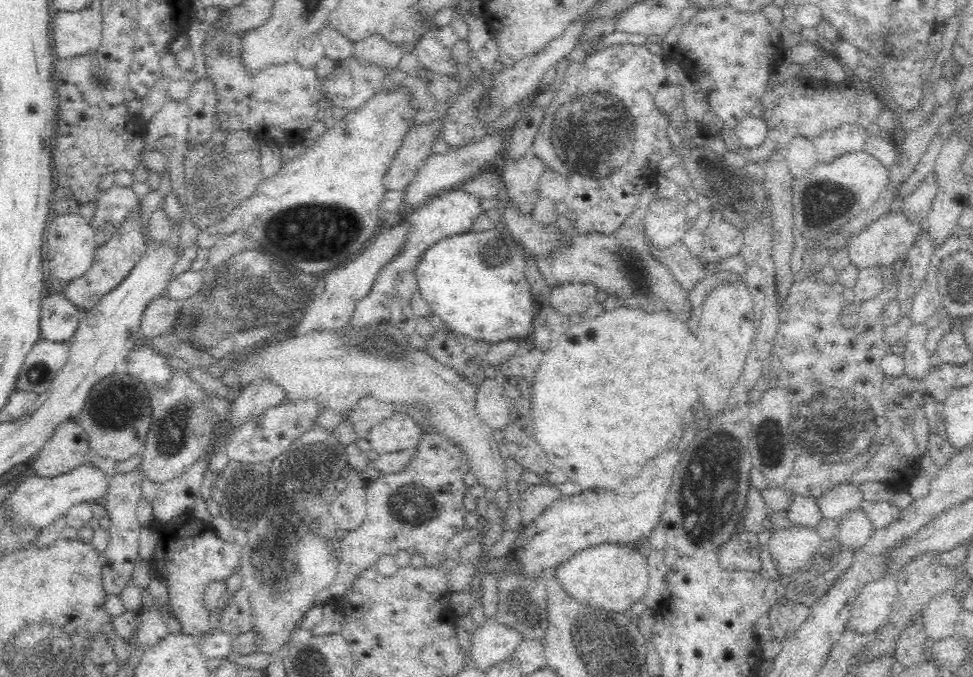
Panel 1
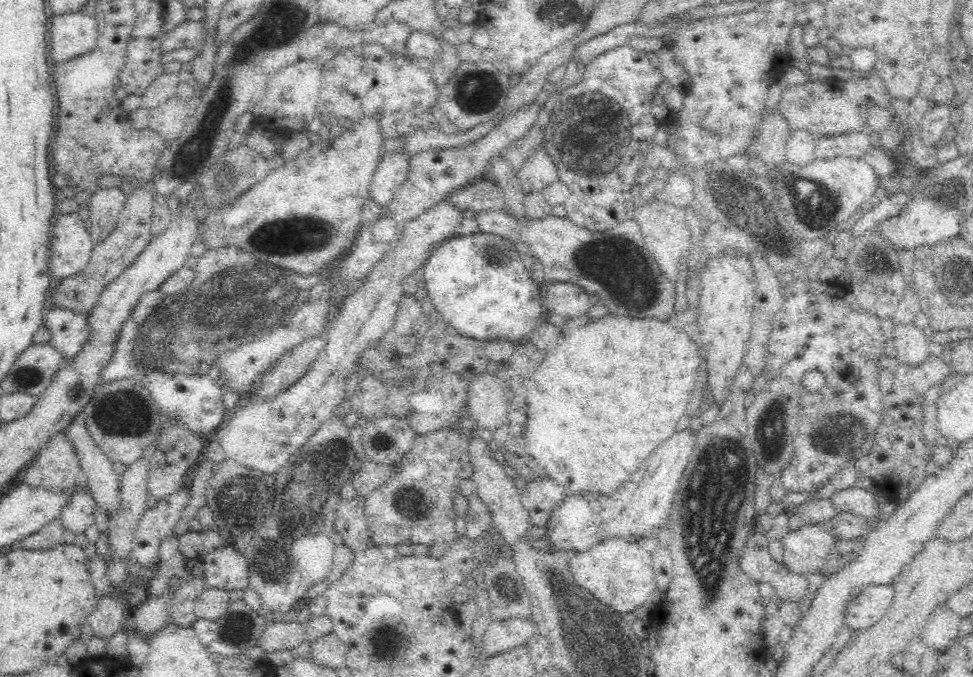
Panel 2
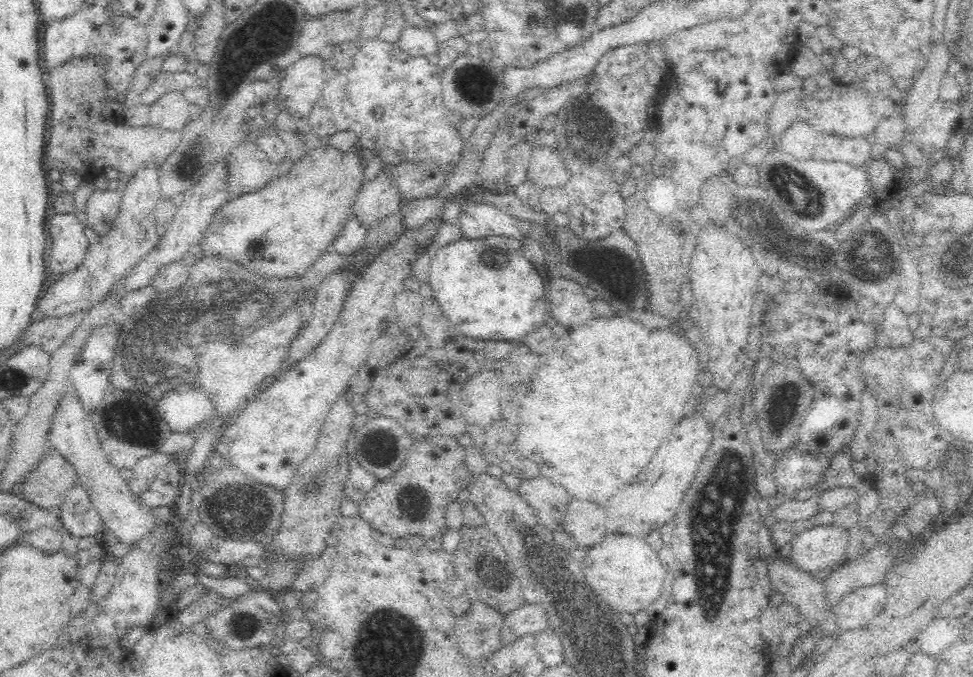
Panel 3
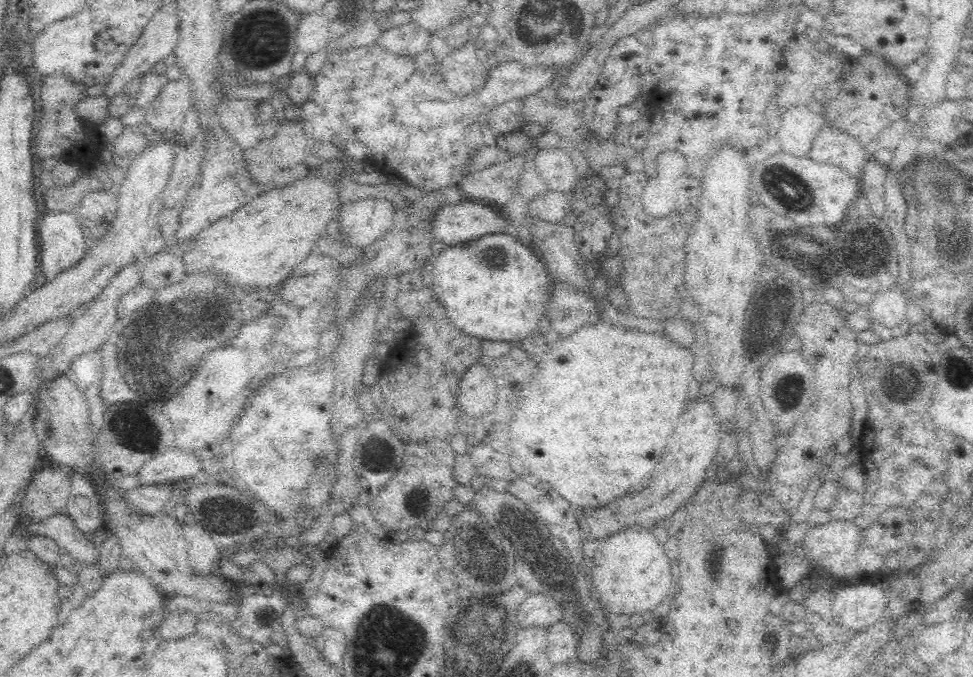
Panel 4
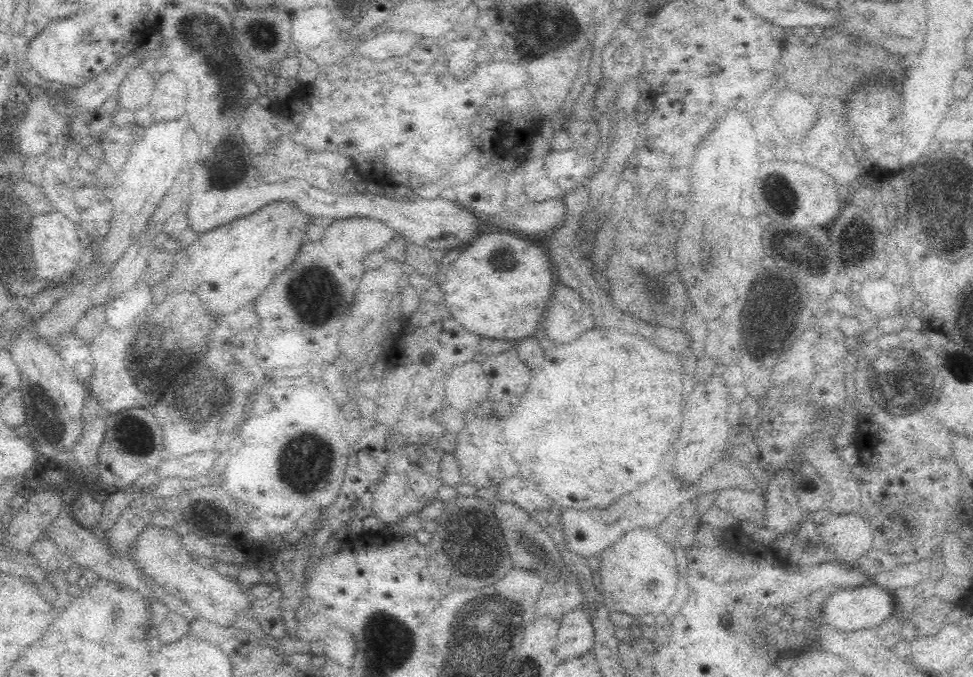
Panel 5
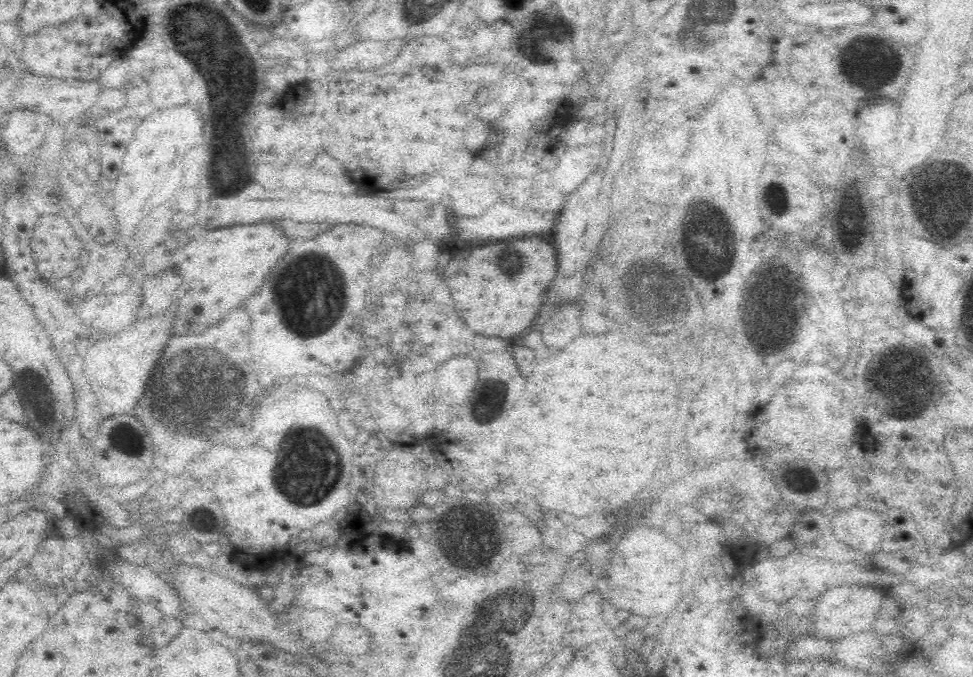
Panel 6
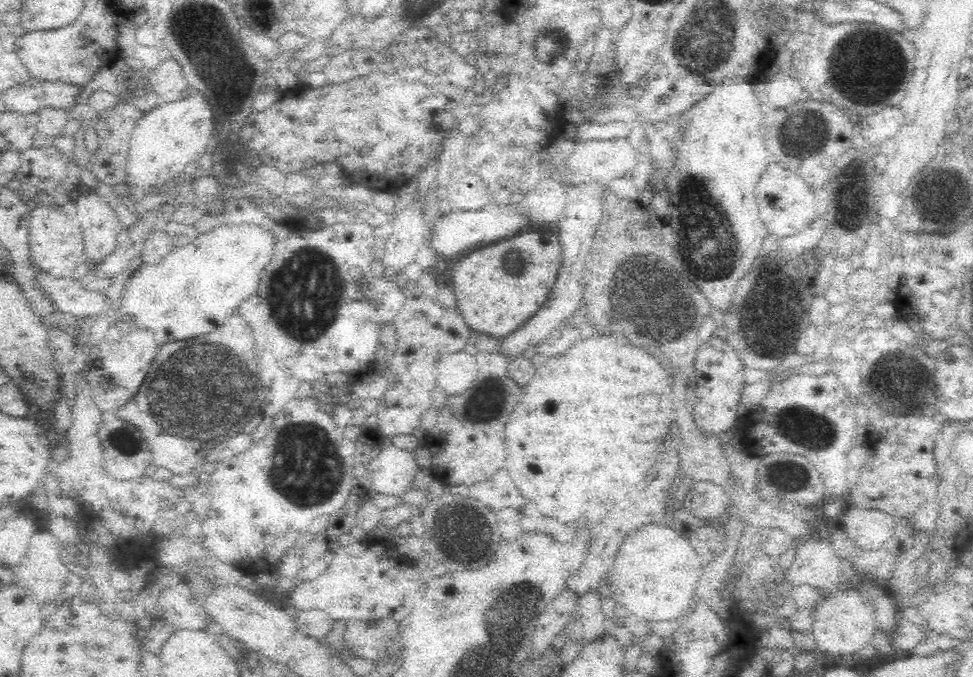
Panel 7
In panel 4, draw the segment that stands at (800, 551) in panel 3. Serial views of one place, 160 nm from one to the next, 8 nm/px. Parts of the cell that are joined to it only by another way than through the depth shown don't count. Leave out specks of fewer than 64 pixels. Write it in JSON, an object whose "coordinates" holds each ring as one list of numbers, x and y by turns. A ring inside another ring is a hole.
{"coordinates":[[828,521,810,530,803,540,807,558,824,566,838,578,855,578,862,574,855,555,865,532,852,521]]}

